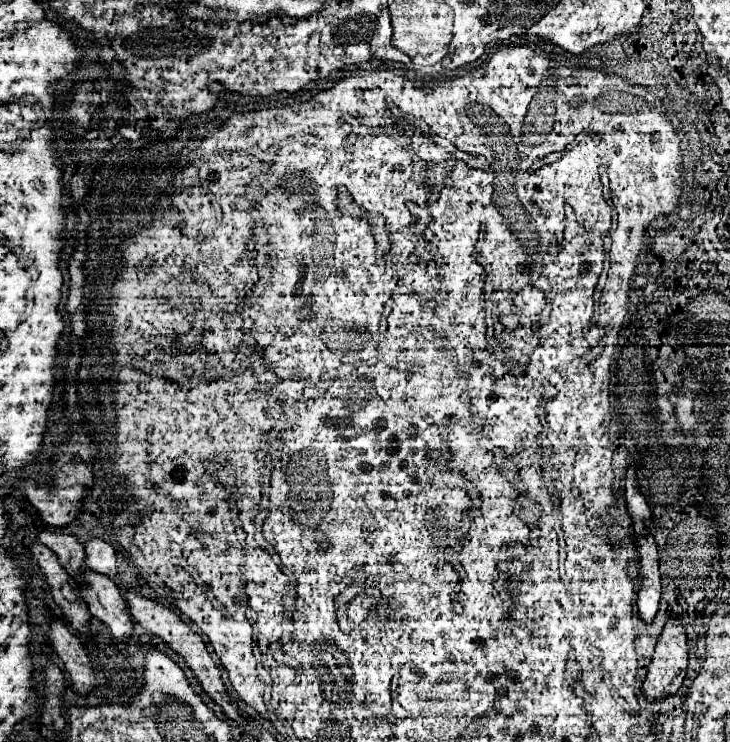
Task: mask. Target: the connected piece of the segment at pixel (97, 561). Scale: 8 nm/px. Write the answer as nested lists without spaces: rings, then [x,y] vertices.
[[[98,538],[88,540],[86,544],[86,560],[84,566],[88,566],[90,570],[98,572],[98,574],[106,574],[106,576],[116,576],[116,552],[114,548]]]

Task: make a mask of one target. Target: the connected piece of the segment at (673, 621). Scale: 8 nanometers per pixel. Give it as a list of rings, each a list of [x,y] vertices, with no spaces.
[[[670,616],[654,648],[648,676],[642,684],[648,700],[664,698],[682,686],[688,668],[688,636],[682,632],[680,616]]]

